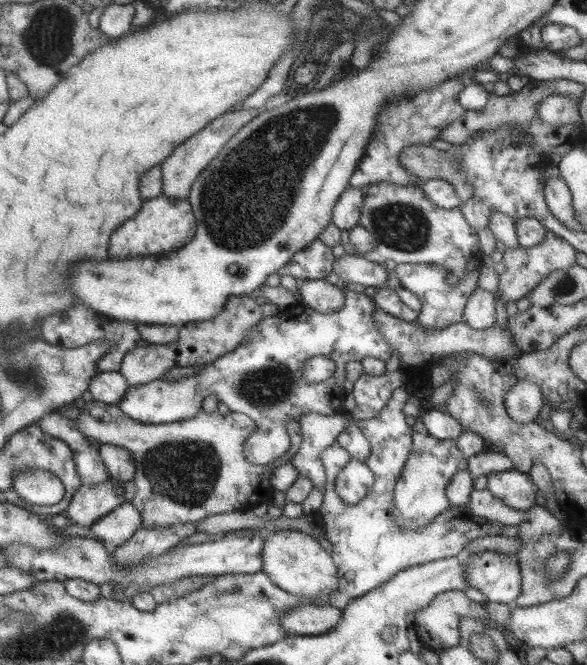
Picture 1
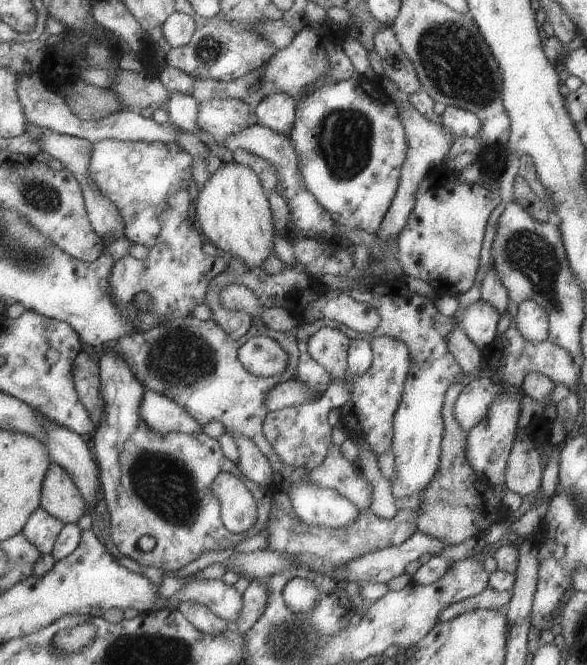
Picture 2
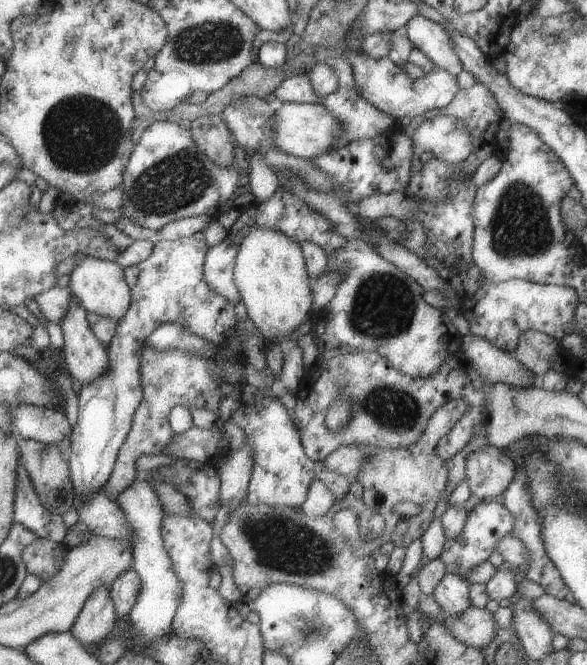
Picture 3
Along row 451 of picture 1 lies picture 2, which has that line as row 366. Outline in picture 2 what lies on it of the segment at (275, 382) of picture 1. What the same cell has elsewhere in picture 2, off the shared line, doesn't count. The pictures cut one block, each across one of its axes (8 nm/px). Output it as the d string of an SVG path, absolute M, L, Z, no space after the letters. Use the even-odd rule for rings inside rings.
M259 335L246 340L237 351L239 362L249 374L271 377L285 370L287 354L275 340Z

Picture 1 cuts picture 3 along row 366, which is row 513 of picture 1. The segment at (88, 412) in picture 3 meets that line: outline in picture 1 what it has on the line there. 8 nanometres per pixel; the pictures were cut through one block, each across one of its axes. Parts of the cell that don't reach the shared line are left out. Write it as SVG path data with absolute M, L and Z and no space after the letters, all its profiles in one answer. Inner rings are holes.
M123 502L98 518L88 528L90 536L109 547L122 545L138 529L140 524L137 509L129 502Z

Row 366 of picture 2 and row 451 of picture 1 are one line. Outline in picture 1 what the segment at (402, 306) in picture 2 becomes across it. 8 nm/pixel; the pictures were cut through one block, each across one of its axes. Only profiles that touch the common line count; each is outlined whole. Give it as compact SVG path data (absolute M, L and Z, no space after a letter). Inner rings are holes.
M344 411L327 416L316 412L301 414L298 418L300 445L288 463L293 465L298 476L308 478L314 488L323 492L325 474L318 455L332 444L339 434L344 433L347 423L355 422L354 418L350 418ZM419 418L410 426L412 430L412 448L402 471L396 477L392 515L397 526L402 529L414 529L431 522L435 516L450 505L445 489L449 479L466 468L466 458L456 448L456 442L437 440L426 431L425 425Z

